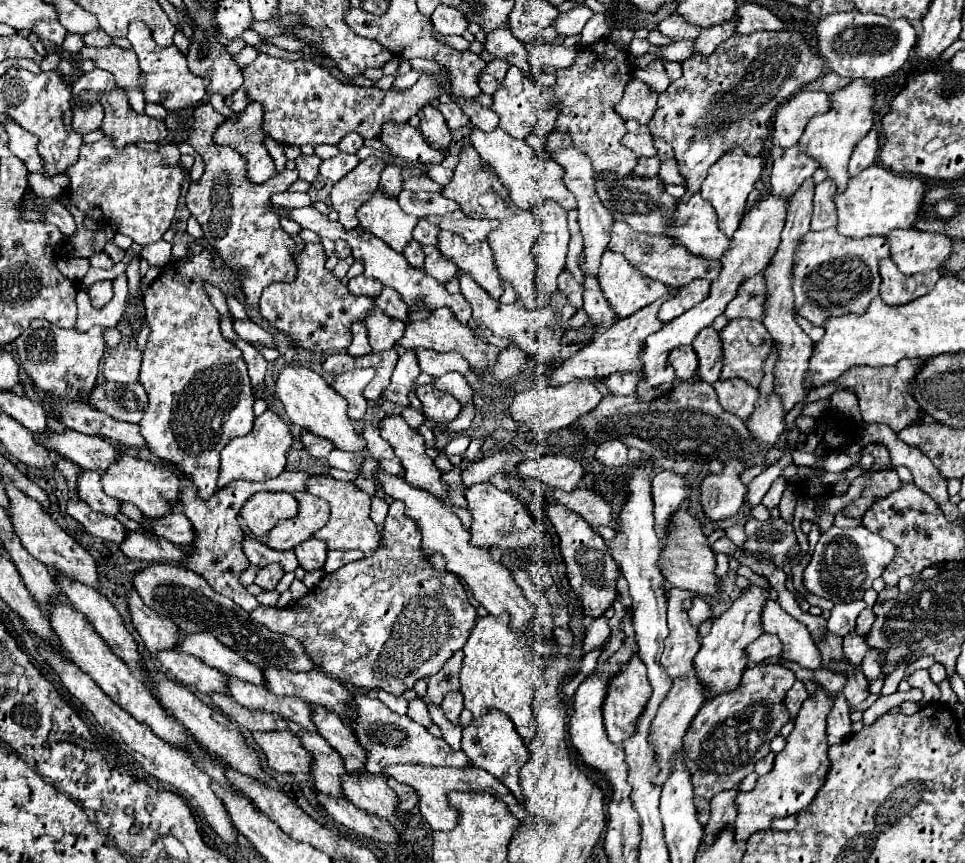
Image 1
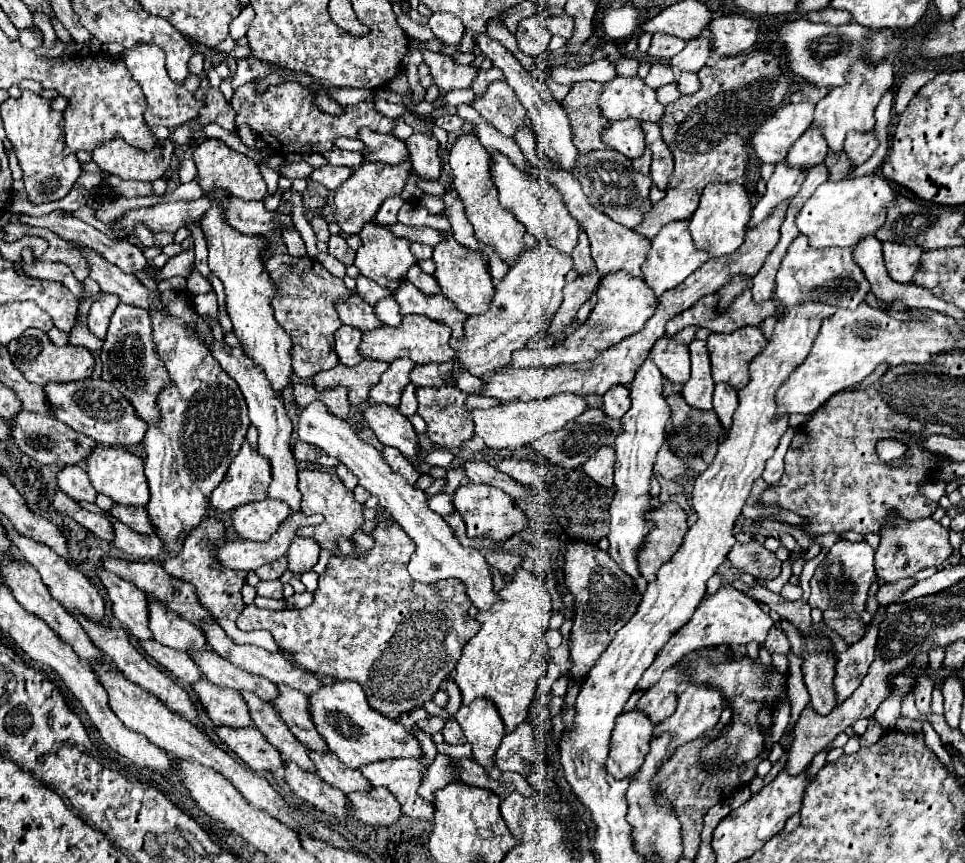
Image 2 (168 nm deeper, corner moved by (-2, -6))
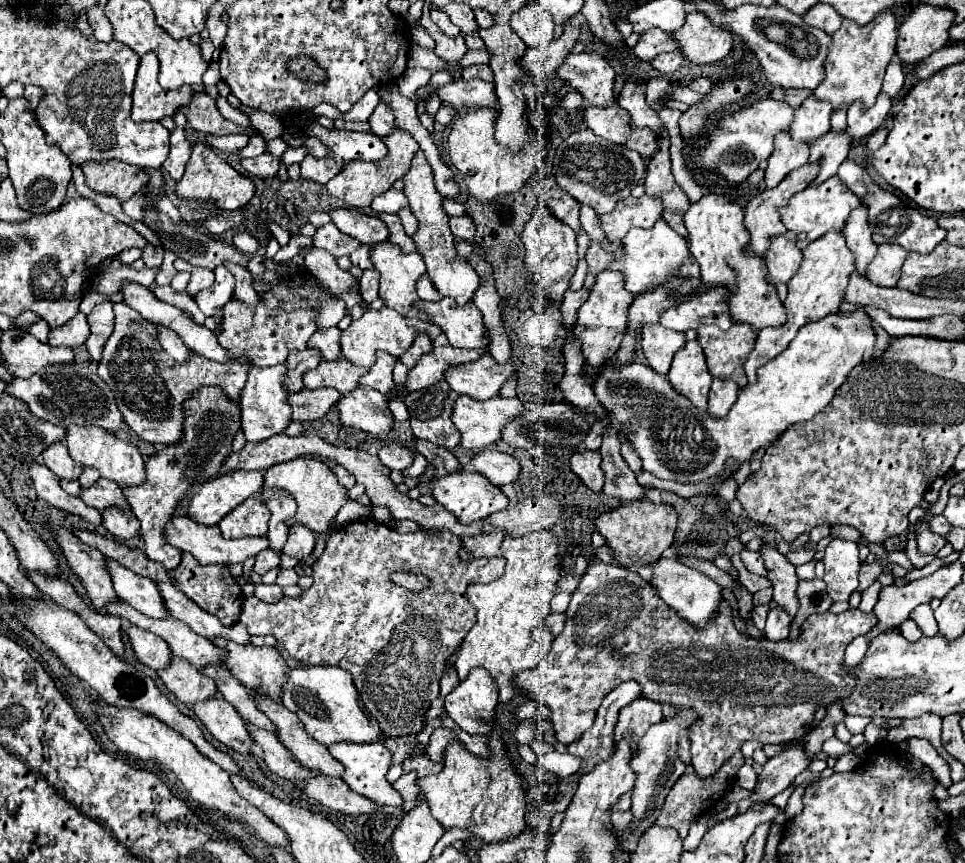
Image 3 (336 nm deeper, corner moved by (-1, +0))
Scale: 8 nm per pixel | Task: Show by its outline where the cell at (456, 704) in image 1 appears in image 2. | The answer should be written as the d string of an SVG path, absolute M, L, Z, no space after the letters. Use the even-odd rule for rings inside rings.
M449 719L443 727L443 737L445 737L445 743L449 745L461 745L461 743L467 743L465 735L463 735L463 729L459 727L459 723L455 719Z

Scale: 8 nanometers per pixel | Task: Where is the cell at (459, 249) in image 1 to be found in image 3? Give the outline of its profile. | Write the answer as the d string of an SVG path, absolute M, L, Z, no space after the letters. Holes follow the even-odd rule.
M418 149L414 153L414 159L412 159L412 167L410 171L406 173L406 177L402 179L406 183L404 187L404 193L408 195L410 199L410 211L414 211L414 215L418 217L420 221L420 227L418 227L418 233L412 237L414 243L418 245L418 251L426 263L426 269L428 269L428 277L430 281L434 283L434 287L444 295L444 297L450 297L454 299L458 305L466 305L474 291L478 289L478 275L476 271L458 255L456 247L454 247L454 235L452 231L448 229L448 215L444 213L444 207L442 207L442 195L436 191L436 185L434 185L434 171L432 167L428 165L426 157L424 157L424 151Z

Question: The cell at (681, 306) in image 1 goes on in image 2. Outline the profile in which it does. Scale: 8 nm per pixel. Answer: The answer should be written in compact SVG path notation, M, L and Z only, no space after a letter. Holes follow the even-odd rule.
M743 291L743 295L739 295L739 299L735 299L735 303L731 303L731 307L727 307L727 311L719 311L719 297L717 295L705 295L693 307L689 307L687 311L673 317L667 323L665 331L667 331L667 335L675 335L675 331L681 331L683 327L697 325L697 327L705 327L705 329L709 329L713 333L731 333L731 331L747 327L747 325L759 325L763 319L767 319L767 317L771 317L775 313L775 308L778 304L779 301L775 299L769 299L767 303L755 303L753 297L751 297L751 292Z

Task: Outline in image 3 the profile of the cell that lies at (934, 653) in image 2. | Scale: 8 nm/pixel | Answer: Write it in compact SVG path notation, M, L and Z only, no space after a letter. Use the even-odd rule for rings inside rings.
M922 604L914 608L910 618L920 627L924 636L933 637L938 633L938 625L930 604Z

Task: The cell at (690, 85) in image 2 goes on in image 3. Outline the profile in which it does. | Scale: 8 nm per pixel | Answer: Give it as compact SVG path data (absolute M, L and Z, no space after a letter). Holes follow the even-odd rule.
M694 77L694 79L688 81L686 85L688 85L688 89L694 89L694 91L698 91L698 93L702 93L702 95L706 95L706 93L712 89L712 81L710 81L708 77Z

